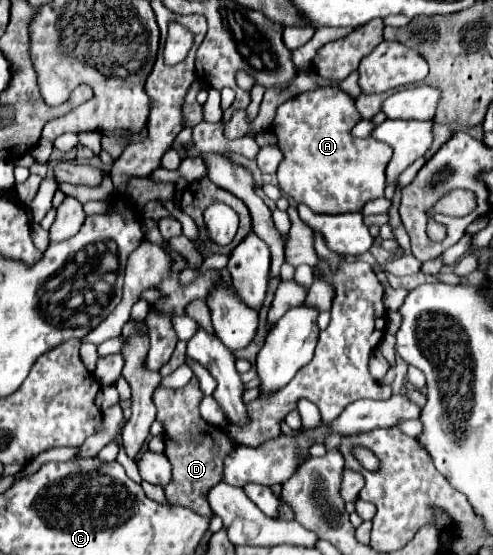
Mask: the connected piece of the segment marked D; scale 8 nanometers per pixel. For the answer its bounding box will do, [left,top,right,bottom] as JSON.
[154,376,234,517]

